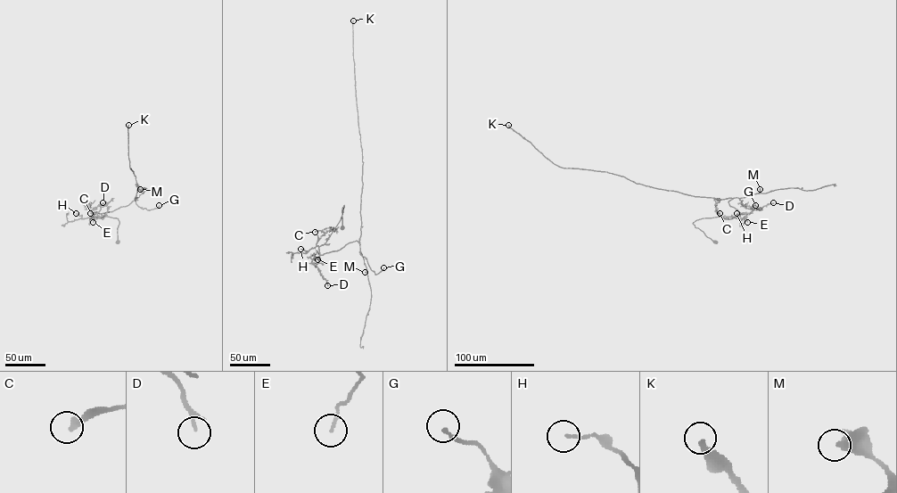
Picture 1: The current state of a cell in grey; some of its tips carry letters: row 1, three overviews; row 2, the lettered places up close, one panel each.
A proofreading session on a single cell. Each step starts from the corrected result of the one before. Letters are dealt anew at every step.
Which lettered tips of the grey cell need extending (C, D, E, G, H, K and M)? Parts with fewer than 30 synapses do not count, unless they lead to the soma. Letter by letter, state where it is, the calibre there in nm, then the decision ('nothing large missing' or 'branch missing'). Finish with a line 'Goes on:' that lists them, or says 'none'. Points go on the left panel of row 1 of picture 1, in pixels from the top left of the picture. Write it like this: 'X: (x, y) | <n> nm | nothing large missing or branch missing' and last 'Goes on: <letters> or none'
C: (90, 213) | 300 nm | nothing large missing
D: (102, 202) | 80 nm | nothing large missing
E: (93, 222) | 140 nm | nothing large missing
G: (159, 205) | 160 nm | nothing large missing
H: (76, 213) | 110 nm | nothing large missing
K: (128, 125) | 280 nm | branch missing
M: (140, 189) | 360 nm | nothing large missing
Goes on: K

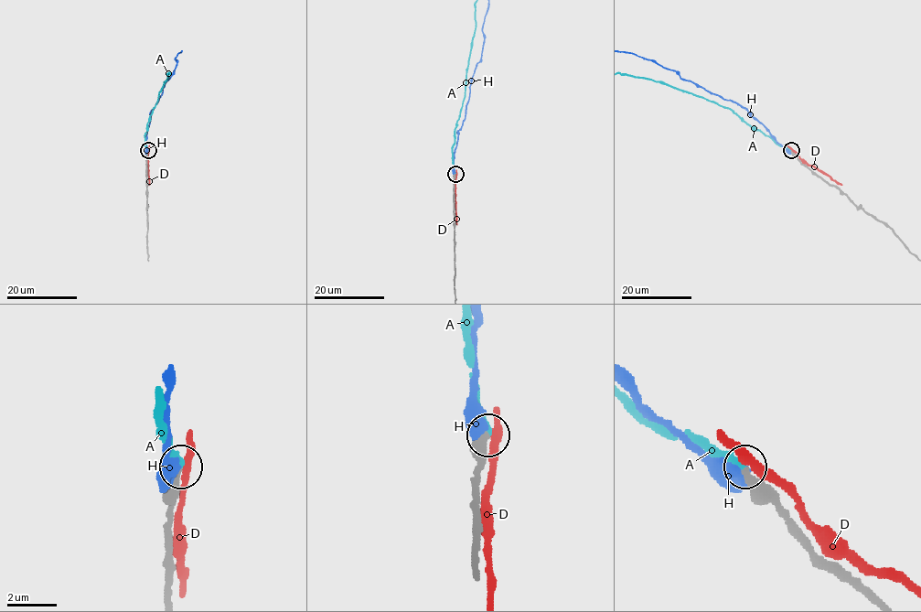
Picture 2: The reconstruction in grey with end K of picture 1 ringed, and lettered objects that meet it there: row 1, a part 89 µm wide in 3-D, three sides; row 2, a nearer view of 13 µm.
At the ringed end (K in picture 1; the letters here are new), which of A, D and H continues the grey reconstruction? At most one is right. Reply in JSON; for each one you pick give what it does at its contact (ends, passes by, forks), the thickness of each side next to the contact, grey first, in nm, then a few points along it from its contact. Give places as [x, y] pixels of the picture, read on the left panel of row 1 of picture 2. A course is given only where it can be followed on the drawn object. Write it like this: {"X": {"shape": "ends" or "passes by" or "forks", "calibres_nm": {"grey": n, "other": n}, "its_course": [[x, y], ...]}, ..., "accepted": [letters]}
{"A": {"shape": "ends", "calibres_nm": {"grey": 320, "other": 240}}, "accepted": ["A"]}

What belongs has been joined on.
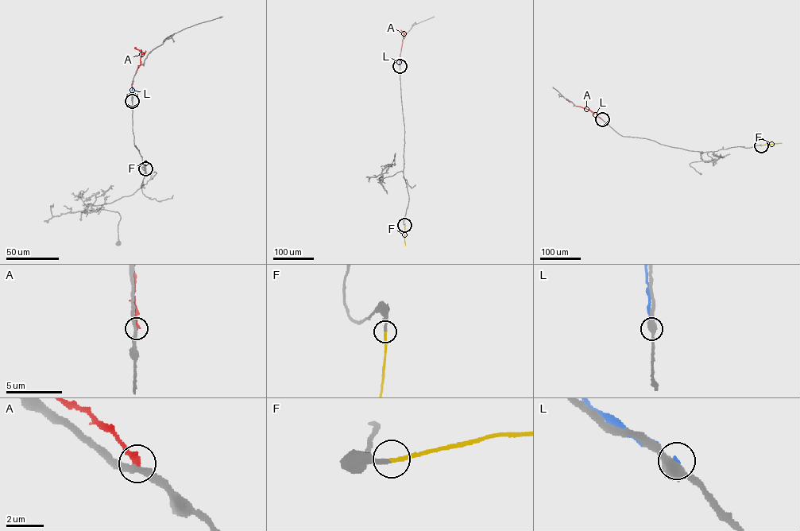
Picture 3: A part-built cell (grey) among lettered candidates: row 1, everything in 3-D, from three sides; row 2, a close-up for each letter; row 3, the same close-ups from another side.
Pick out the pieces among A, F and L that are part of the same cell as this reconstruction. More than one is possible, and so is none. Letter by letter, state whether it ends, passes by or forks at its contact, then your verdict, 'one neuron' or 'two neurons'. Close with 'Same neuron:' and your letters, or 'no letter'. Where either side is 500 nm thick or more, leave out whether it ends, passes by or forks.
A: it ends | two neurons
F: it ends | one neuron
L: two neurons
Same neuron: F

